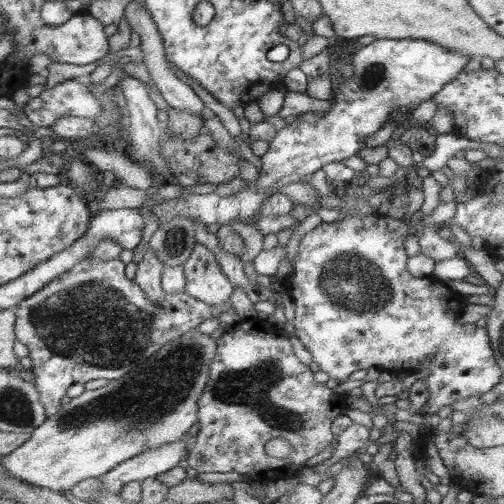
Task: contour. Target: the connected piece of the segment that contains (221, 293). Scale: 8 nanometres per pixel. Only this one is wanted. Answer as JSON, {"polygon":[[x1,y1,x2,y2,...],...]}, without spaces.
{"polygon":[[197,242,188,260,183,263,183,268,187,279,184,290,186,293,210,306,218,307,220,311,223,311,223,307,229,306,229,298,234,291,234,284,222,273,213,250]]}

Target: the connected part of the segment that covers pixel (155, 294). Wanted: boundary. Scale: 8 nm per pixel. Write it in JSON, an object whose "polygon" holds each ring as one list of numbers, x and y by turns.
{"polygon":[[151,248,144,252,137,266,138,270,133,281,141,286,144,294,154,306,160,306,165,298,165,292,161,287,161,275,165,266,160,263]]}

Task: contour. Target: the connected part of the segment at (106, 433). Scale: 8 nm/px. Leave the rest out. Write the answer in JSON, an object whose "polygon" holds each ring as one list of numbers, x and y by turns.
{"polygon":[[197,327,162,346,128,374,109,381,101,388,85,390,80,396,71,398,70,402,61,405,59,413,47,417,37,426,22,446,1,457,2,467,24,483,62,493,72,491,74,485,84,479,100,479,118,464,142,451,183,440,188,429,198,420,197,400,203,393,210,365,216,356,215,340,216,335,199,333]]}

